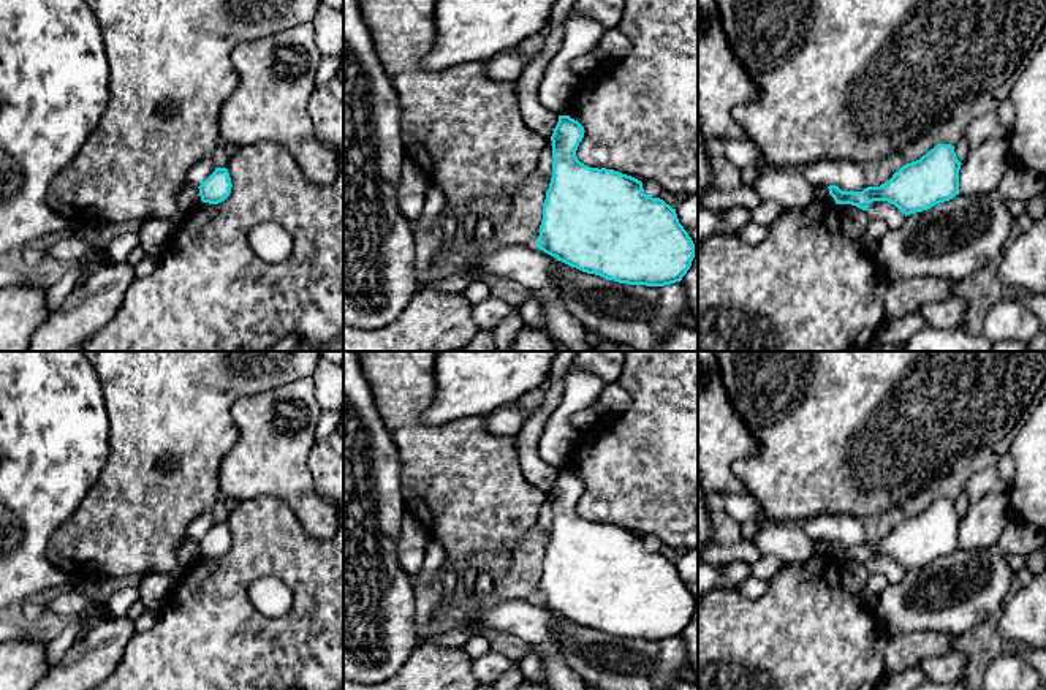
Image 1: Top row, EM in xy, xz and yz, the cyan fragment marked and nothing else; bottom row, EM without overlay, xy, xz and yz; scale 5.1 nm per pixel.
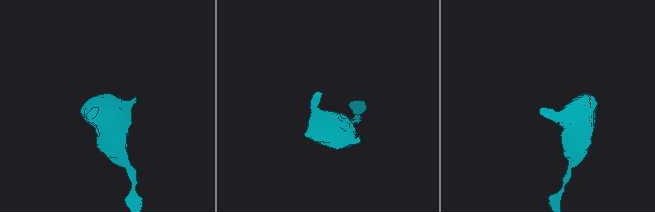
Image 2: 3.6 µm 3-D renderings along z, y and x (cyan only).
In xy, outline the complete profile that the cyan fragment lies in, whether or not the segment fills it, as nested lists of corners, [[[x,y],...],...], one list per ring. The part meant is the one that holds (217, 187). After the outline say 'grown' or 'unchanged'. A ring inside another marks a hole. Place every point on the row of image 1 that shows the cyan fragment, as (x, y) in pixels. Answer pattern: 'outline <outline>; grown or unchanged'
outline [[[215,168],[215,171],[198,187],[203,203],[218,204],[231,193],[231,177],[226,168]]]; unchanged

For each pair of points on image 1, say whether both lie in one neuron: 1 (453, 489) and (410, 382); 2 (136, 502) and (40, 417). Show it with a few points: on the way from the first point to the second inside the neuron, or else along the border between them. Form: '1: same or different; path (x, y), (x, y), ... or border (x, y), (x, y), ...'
1: same; path (437, 462), (412, 437), (410, 409)
2: different; border (109, 434), (109, 456), (98, 480), (81, 502)

